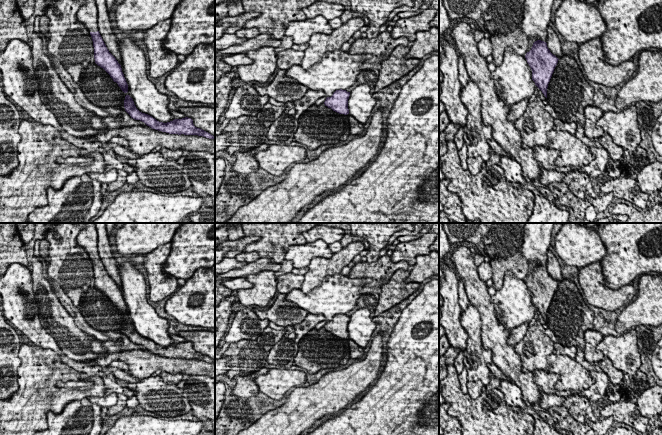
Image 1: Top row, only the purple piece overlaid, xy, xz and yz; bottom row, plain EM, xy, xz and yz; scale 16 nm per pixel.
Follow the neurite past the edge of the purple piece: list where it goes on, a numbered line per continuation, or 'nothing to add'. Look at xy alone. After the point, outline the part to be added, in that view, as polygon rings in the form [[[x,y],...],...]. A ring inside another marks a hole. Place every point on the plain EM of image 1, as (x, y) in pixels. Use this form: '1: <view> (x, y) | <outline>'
1: xy (87, 238) | [[[87,223],[87,226],[80,231],[77,243],[85,249],[89,256],[98,255],[98,236],[94,223]]]

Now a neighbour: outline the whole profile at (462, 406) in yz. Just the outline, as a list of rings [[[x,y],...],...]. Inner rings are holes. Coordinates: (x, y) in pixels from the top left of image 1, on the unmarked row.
[[[453,364],[447,365],[447,376],[440,381],[440,385],[445,402],[450,404],[447,413],[459,420],[464,430],[463,435],[533,435],[533,417],[520,407],[507,405],[499,389],[486,390],[475,400],[464,394]]]

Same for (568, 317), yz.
[[[563,278],[547,312],[547,325],[557,342],[565,347],[584,348],[584,332],[594,329],[594,313],[588,308],[576,284]]]

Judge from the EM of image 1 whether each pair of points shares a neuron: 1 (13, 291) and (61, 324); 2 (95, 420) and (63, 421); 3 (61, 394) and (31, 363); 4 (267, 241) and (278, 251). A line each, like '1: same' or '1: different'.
1: different
2: same
3: same
4: same

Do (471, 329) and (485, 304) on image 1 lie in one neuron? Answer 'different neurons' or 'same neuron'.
different neurons

